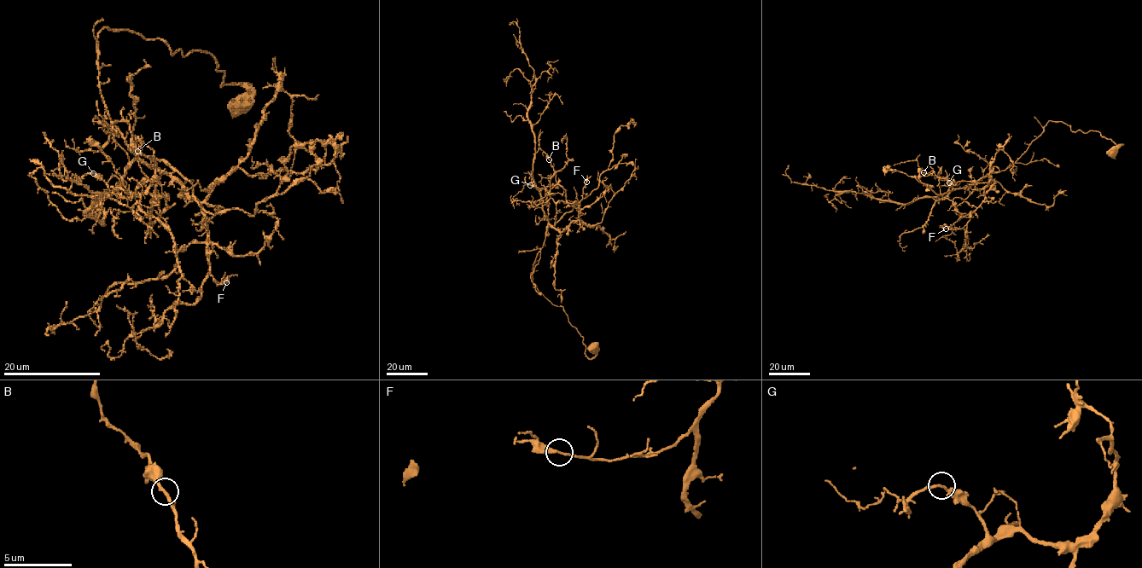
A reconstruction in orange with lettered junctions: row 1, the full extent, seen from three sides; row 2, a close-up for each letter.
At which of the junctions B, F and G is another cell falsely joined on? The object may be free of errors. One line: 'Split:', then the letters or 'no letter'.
Split: no letter

